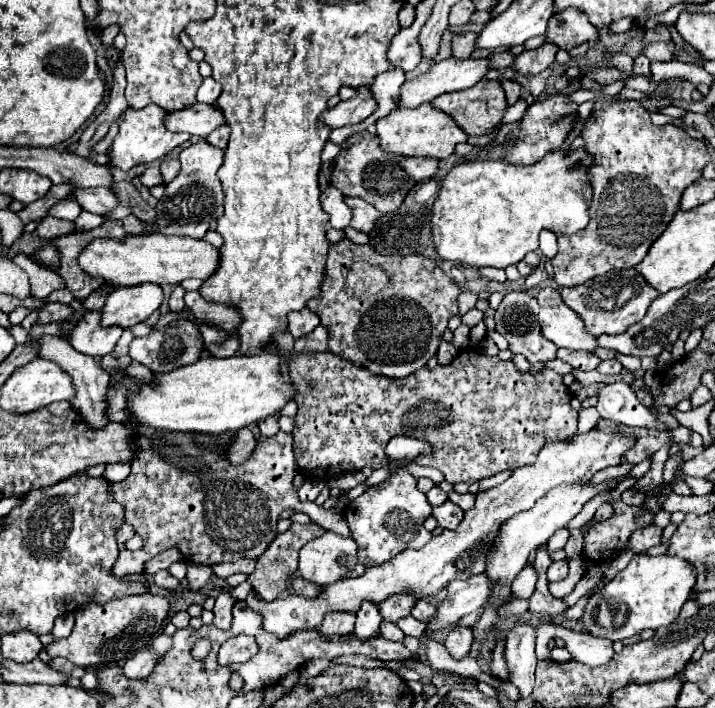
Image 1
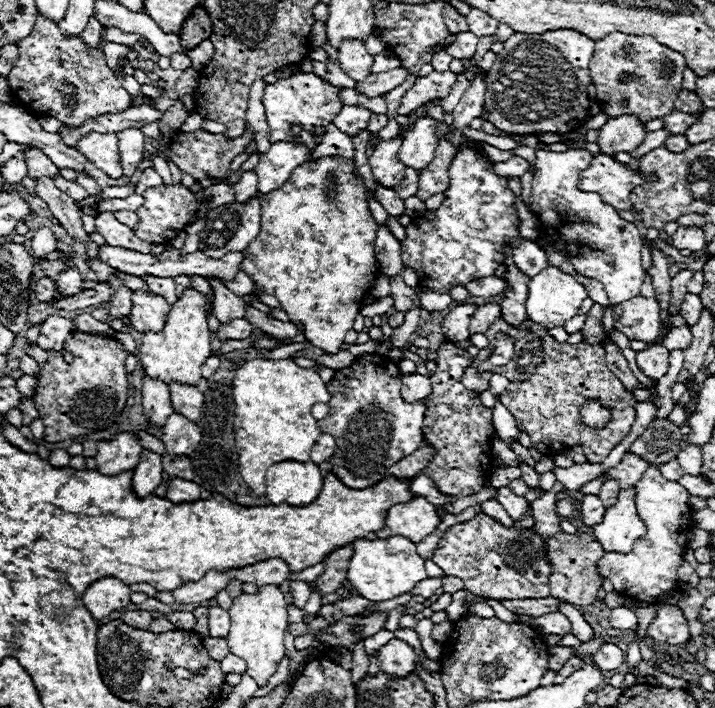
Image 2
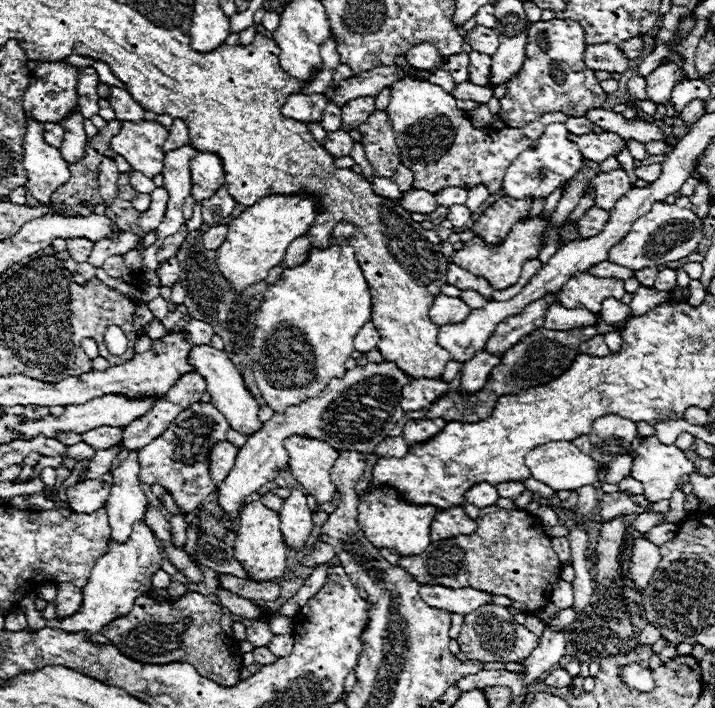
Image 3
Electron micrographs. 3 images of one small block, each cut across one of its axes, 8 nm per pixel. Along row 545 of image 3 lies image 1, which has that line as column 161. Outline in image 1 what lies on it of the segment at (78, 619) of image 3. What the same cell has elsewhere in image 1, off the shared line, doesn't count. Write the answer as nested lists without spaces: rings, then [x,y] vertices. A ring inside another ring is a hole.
[[[148,104],[140,110],[132,110],[128,108],[124,112],[124,116],[120,118],[120,132],[116,136],[116,140],[112,142],[112,148],[108,152],[110,156],[110,166],[114,168],[120,168],[124,172],[128,172],[130,168],[138,166],[138,164],[148,164],[152,160],[158,160],[158,158],[164,158],[168,152],[172,152],[176,146],[184,144],[190,136],[188,134],[172,134],[164,128],[164,116],[166,116],[166,110],[162,110],[160,106],[156,104]]]

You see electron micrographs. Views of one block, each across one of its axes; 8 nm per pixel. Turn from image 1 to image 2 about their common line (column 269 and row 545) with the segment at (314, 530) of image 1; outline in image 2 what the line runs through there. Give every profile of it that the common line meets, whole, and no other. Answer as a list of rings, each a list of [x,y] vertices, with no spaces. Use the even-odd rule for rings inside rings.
[[[580,532],[580,534],[556,534],[546,540],[546,558],[552,564],[550,574],[550,594],[554,598],[570,602],[574,606],[590,606],[596,602],[596,592],[602,586],[602,578],[596,570],[596,562],[604,556],[604,548],[596,542],[596,538]]]

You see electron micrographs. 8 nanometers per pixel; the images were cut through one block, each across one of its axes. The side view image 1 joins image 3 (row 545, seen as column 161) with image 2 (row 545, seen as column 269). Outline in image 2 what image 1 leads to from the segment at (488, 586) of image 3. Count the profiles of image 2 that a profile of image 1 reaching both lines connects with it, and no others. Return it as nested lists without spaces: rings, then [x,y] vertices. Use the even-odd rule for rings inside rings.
[[[478,514],[480,520],[470,520],[458,526],[452,526],[438,542],[432,560],[444,570],[446,576],[456,576],[464,582],[464,588],[472,594],[490,598],[490,600],[516,600],[516,598],[548,598],[550,584],[548,576],[552,566],[546,560],[546,538],[536,532],[536,528],[514,528],[502,526],[486,514]]]

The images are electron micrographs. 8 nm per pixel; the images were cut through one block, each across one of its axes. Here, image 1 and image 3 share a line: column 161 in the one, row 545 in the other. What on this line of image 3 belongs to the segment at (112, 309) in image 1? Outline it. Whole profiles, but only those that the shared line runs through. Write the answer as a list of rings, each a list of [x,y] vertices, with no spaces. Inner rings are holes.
[[[292,490],[292,494],[284,500],[280,510],[280,524],[284,542],[288,548],[300,552],[306,540],[312,534],[312,510],[306,504],[306,496],[300,490]]]

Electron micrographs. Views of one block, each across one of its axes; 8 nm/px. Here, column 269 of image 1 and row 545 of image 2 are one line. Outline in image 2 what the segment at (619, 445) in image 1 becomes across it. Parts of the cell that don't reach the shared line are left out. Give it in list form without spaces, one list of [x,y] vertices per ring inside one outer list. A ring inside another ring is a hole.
[[[620,490],[616,506],[606,508],[602,522],[592,526],[596,540],[606,552],[628,552],[634,540],[646,534],[646,524],[636,512],[634,496],[634,490]]]

